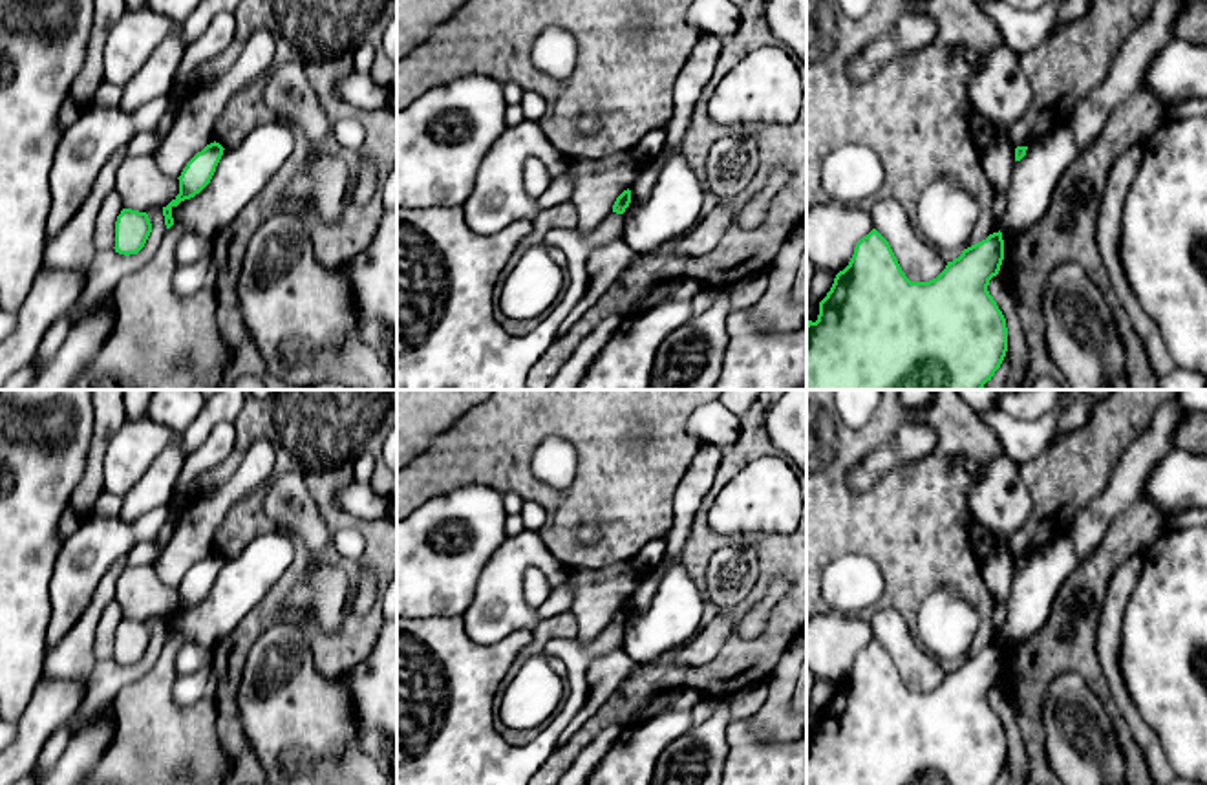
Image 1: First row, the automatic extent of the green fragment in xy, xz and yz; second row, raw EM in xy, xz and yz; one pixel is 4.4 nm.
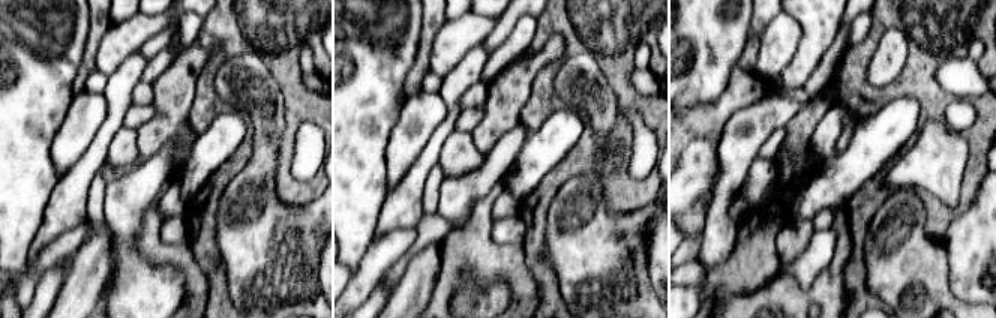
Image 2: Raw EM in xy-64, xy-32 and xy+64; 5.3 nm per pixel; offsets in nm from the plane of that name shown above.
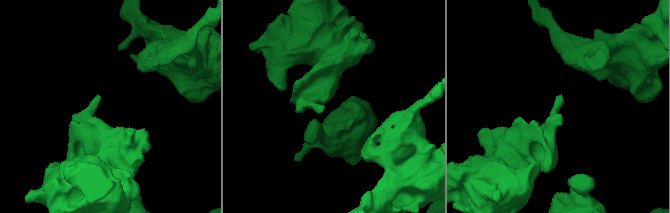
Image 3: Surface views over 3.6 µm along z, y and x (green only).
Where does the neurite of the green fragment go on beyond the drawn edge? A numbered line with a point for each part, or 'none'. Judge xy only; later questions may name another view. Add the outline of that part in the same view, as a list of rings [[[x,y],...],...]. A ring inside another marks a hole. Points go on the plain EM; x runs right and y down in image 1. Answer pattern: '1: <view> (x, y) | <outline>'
none

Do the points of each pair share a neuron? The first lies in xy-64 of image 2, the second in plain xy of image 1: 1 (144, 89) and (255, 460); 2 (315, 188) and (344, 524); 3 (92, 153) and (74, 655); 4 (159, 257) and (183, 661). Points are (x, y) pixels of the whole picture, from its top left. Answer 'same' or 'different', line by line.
1: different
2: same
3: same
4: different

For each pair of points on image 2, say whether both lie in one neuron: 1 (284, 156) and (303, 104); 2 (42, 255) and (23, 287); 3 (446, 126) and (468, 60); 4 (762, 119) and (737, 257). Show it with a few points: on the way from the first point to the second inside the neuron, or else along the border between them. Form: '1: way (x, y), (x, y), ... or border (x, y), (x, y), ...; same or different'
1: way (288, 143), (294, 117); same
2: way (42, 263), (29, 279); same
3: way (453, 110), (453, 87), (462, 77); same
4: border (738, 225), (737, 245), (725, 258); different

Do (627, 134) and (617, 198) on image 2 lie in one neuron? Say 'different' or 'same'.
same

